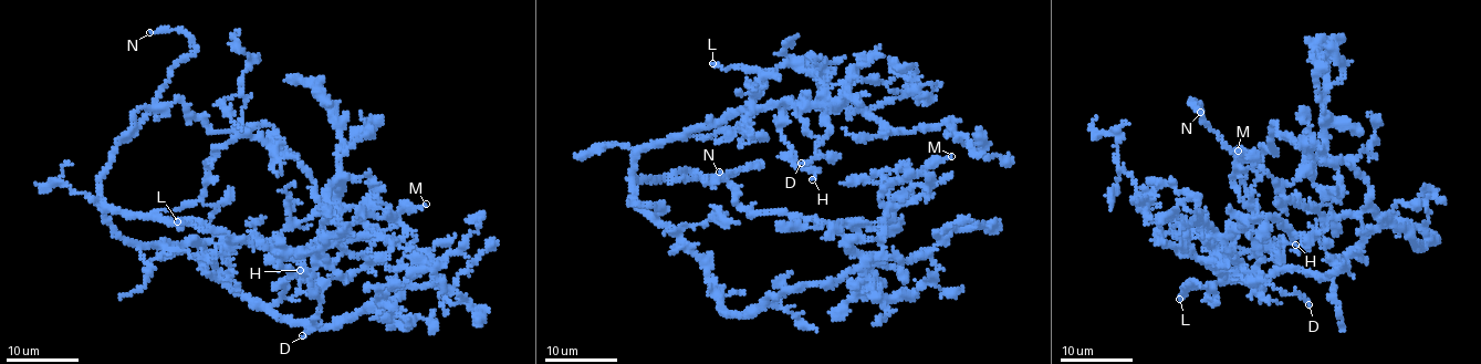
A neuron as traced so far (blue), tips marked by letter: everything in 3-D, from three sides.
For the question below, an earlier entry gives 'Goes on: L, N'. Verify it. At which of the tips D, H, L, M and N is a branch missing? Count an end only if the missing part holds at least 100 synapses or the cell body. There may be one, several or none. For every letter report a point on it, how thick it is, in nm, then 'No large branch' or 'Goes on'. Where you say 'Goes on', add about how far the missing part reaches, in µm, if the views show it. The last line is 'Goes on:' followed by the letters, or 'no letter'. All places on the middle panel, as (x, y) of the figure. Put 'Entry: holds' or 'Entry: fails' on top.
Entry: fails
D: Place: (801, 163). Thickness 160 nm. No large branch
H: Place: (812, 179). Thickness 120 nm. No large branch
L: Place: (712, 63). Thickness 200 nm. No large branch
M: Place: (951, 156). Thickness 170 nm. No large branch
N: Place: (719, 172). Thickness 160 nm. Goes on. Missing length about 120 µm
Goes on: N

